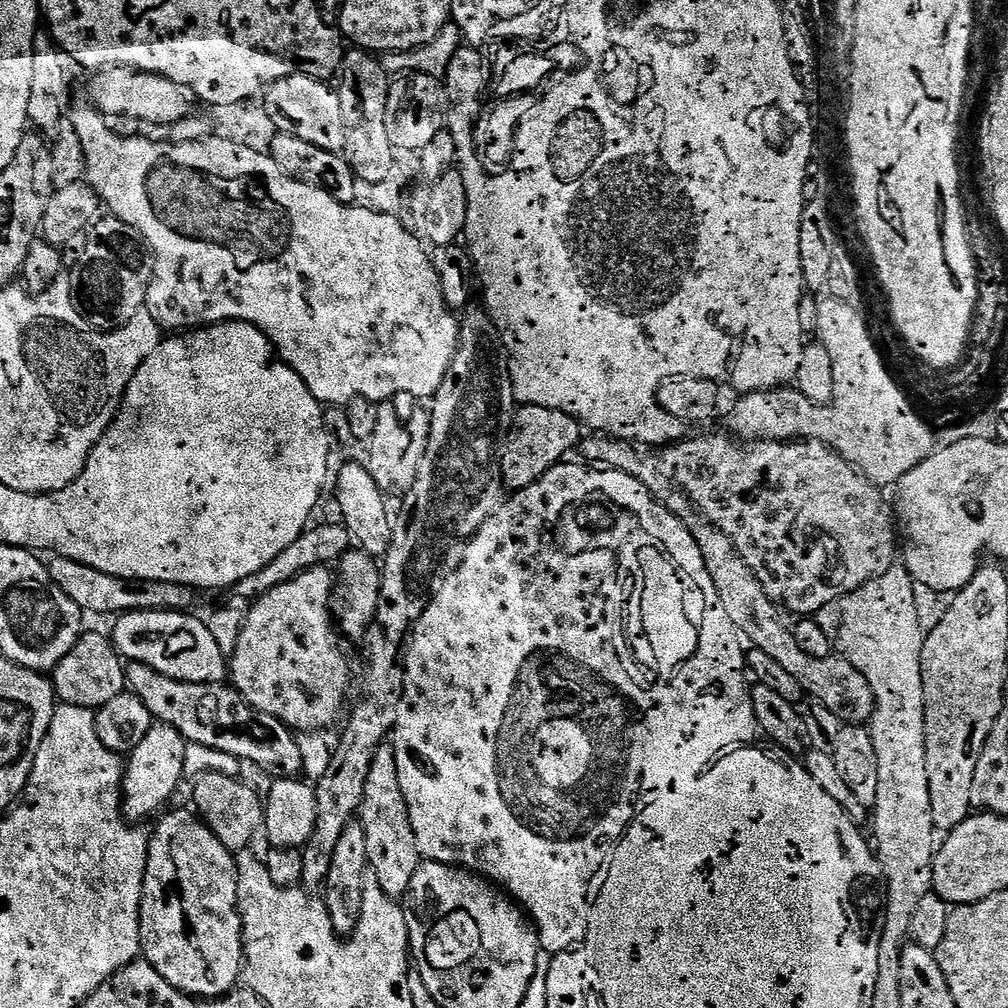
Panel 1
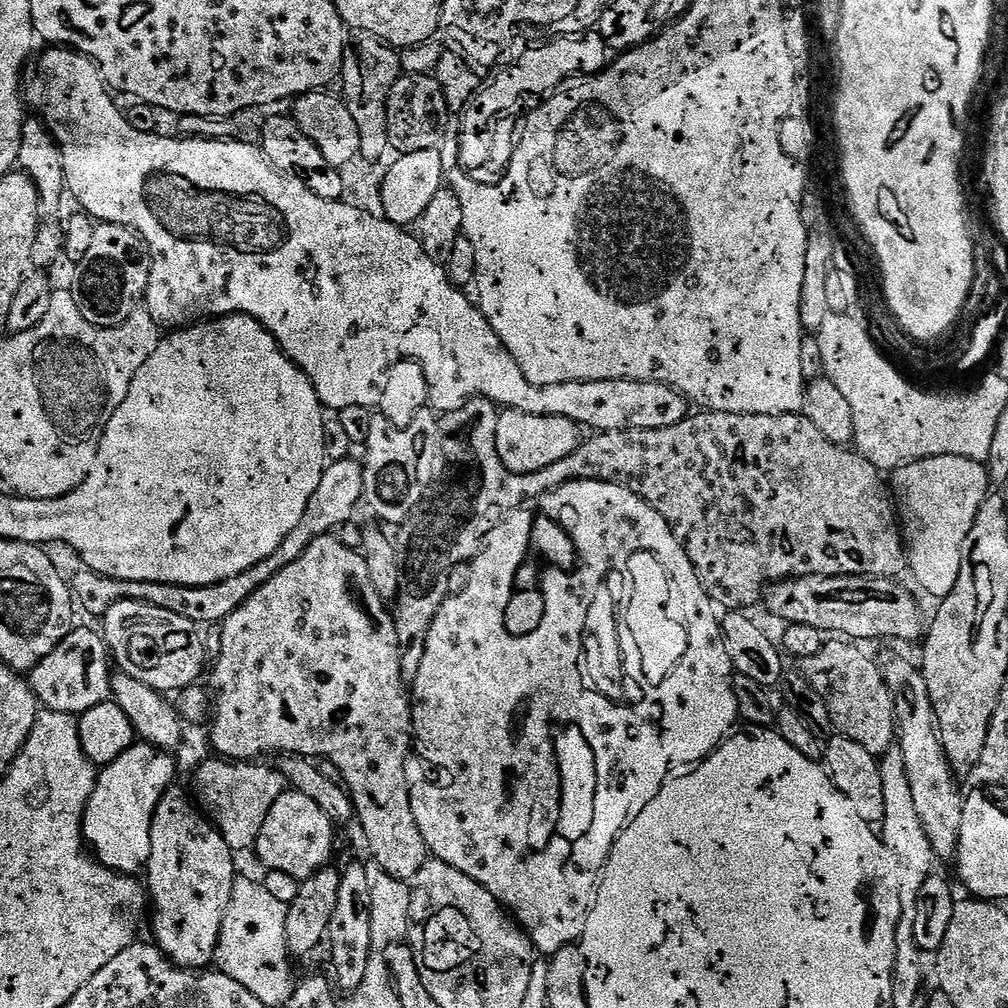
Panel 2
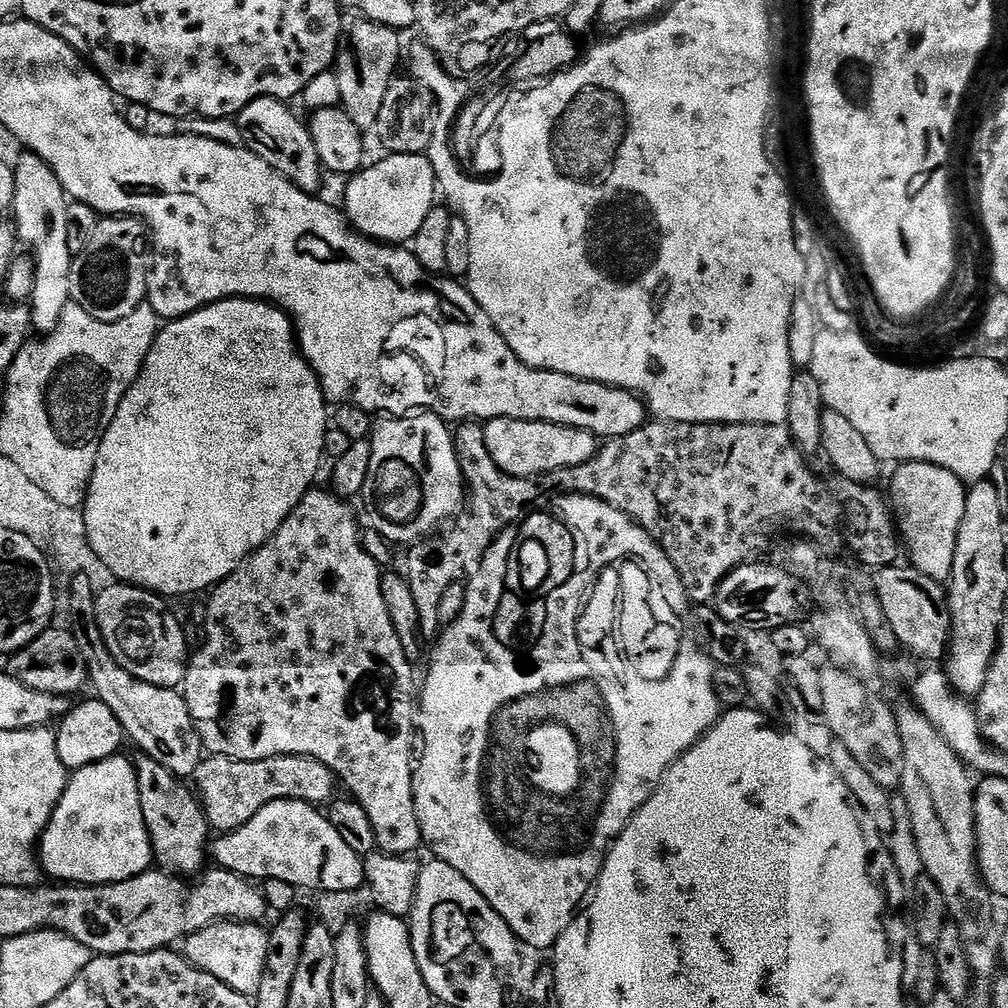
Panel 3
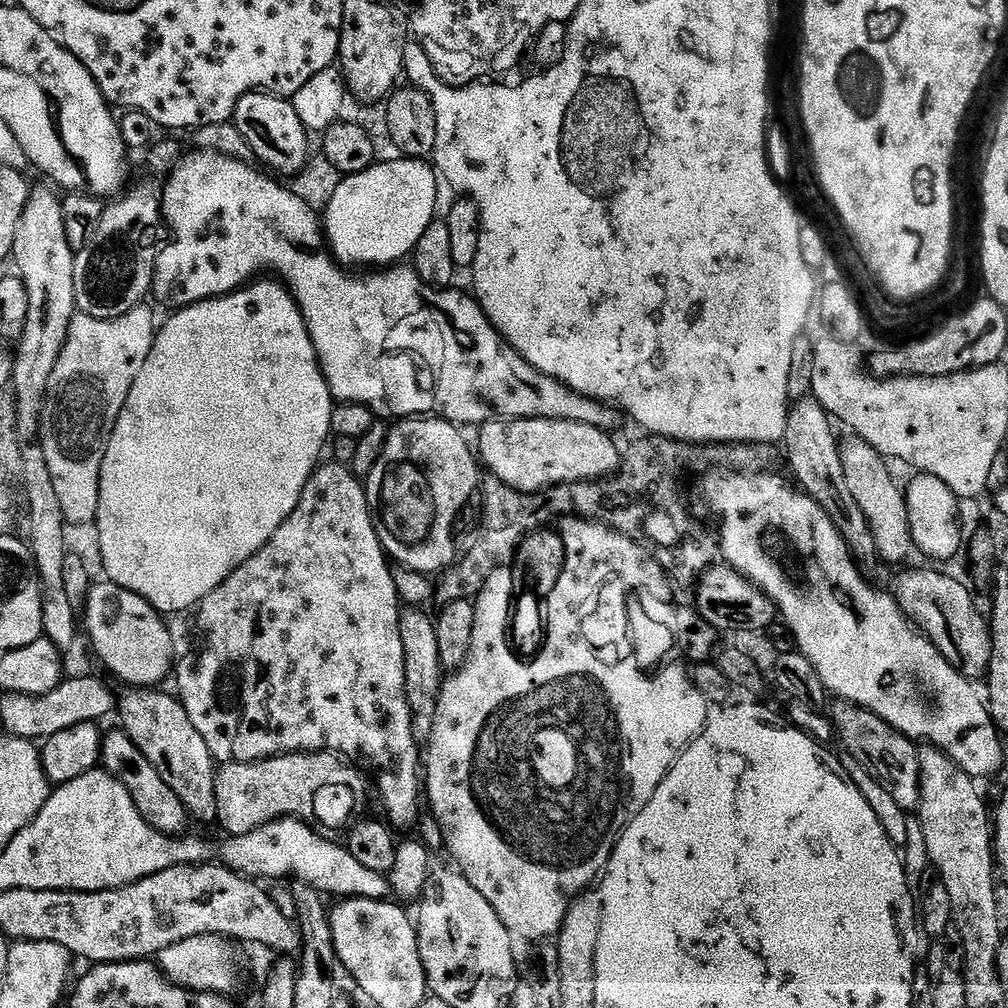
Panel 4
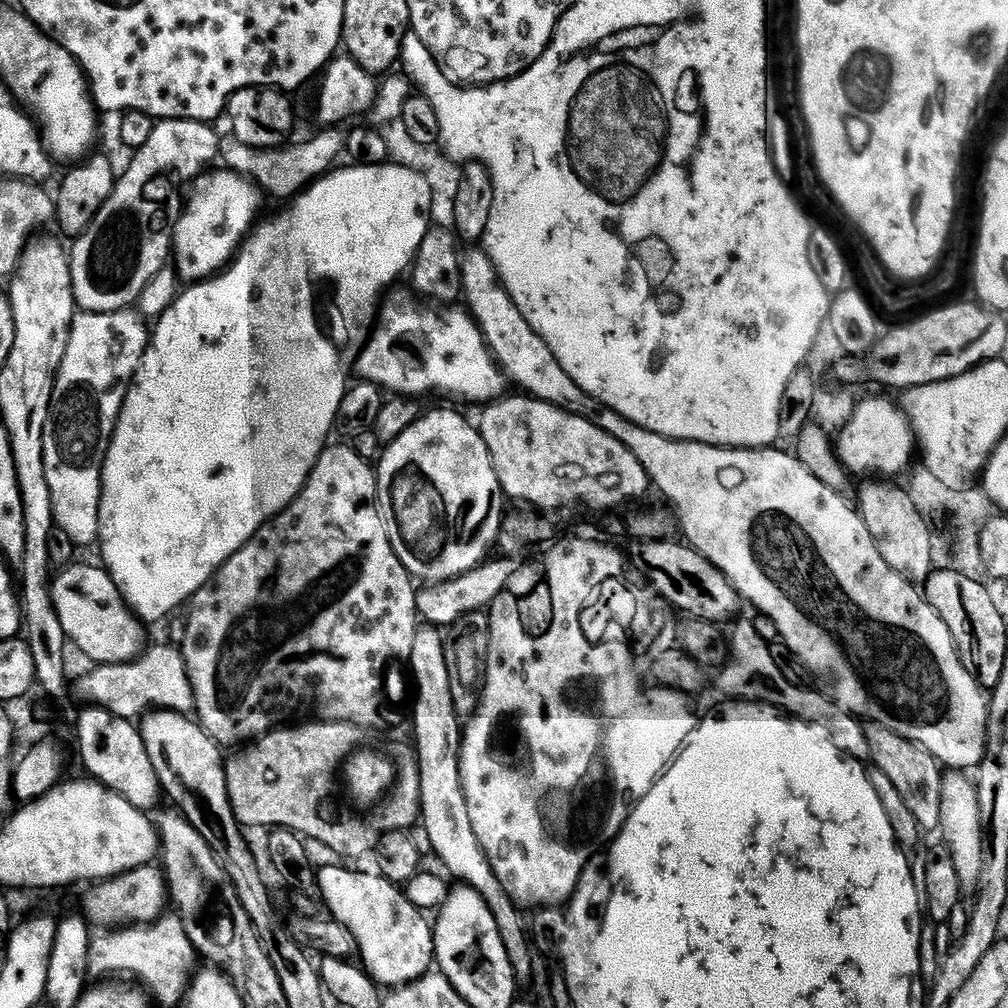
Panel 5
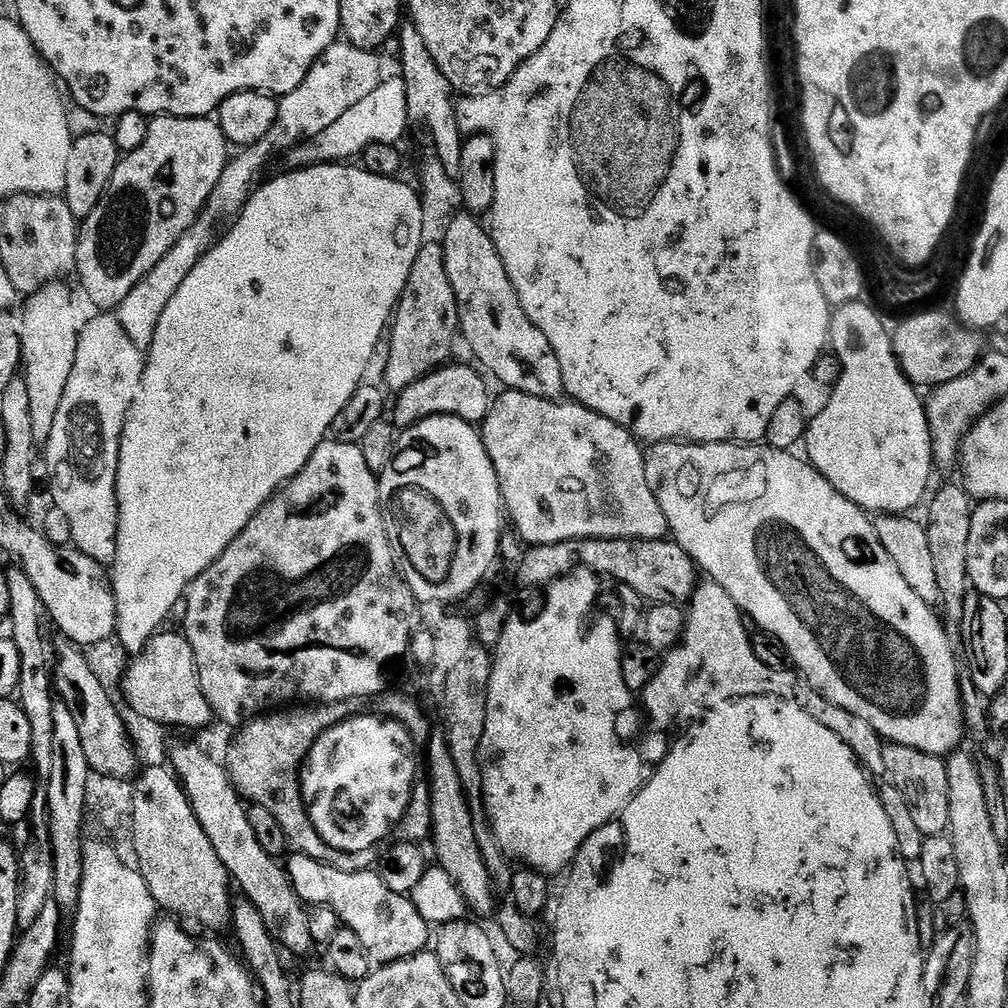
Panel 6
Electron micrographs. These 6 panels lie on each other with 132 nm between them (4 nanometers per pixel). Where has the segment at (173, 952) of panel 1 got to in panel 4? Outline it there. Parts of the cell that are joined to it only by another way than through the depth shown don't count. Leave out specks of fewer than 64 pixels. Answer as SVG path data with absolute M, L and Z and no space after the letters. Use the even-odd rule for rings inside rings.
M117 730L117 732L107 733L104 736L104 745L100 747L100 759L103 771L115 776L127 786L134 806L151 828L165 834L180 834L185 831L184 823L190 820L188 809L184 807L178 794L174 794L171 786L160 777L158 770L146 758L146 754L138 750L138 746L128 737L127 732Z

